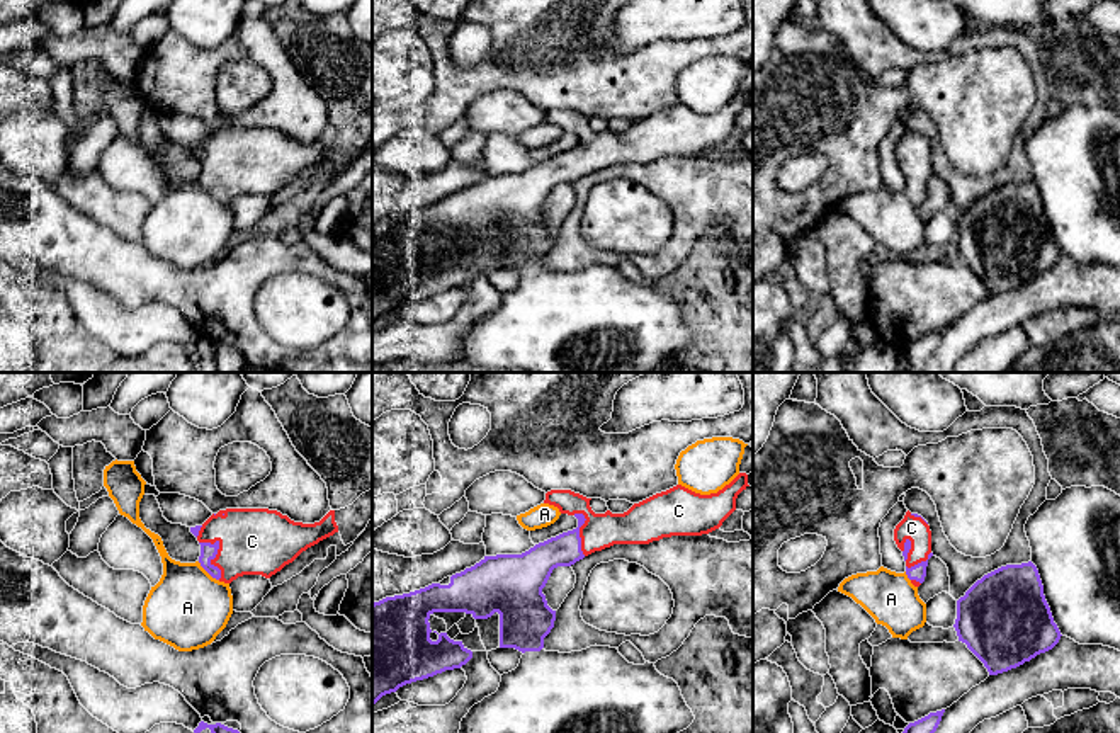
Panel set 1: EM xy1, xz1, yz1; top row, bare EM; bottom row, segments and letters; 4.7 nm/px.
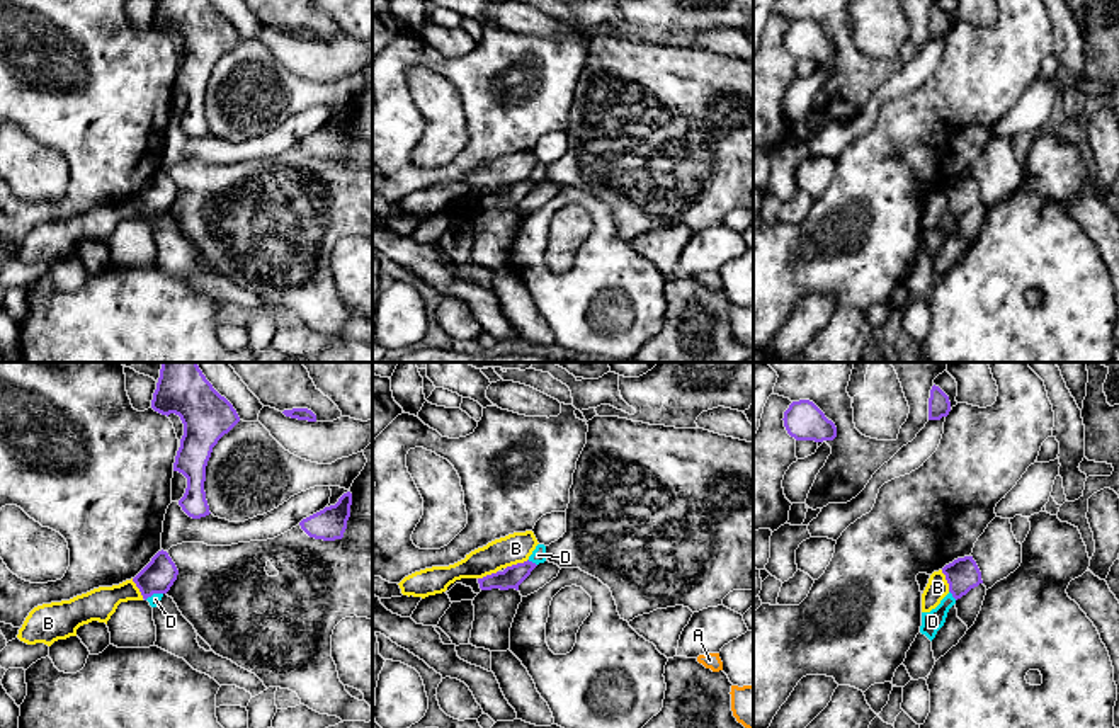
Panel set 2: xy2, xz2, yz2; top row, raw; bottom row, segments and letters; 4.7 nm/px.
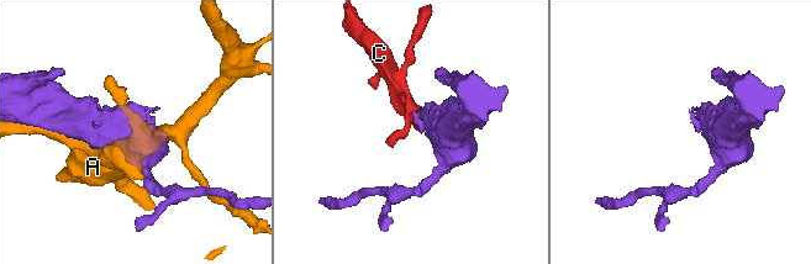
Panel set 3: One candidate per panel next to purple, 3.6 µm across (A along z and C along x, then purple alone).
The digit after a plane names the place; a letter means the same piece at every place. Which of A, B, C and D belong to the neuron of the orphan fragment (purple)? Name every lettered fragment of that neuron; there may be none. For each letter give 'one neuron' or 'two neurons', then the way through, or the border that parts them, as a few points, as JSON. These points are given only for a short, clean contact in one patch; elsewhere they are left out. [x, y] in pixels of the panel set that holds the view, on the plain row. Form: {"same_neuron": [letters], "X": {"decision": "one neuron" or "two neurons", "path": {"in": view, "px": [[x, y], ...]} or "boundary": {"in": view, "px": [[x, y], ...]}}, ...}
{"same_neuron": ["C"], "A": {"decision": "two neurons"}, "B": {"decision": "two neurons", "boundary": {"in": "xz2", "px": [[528, 177], [505, 187]]}}, "C": {"decision": "one neuron", "path": {"in": "xy1", "px": [[208, 170], [216, 170], [252, 160]]}}, "D": {"decision": "two neurons", "boundary": {"in": "xz2", "px": [[528, 179], [536, 184]]}}}

